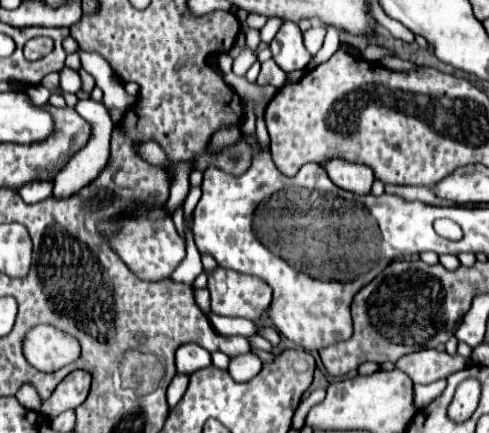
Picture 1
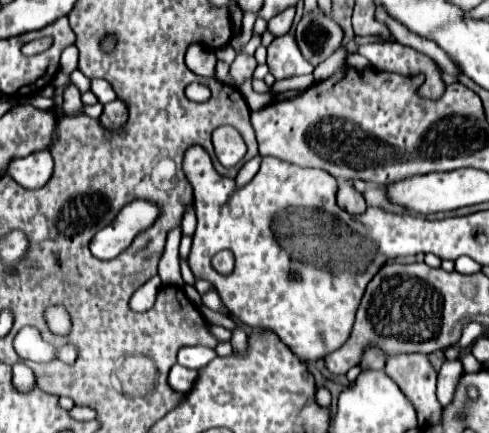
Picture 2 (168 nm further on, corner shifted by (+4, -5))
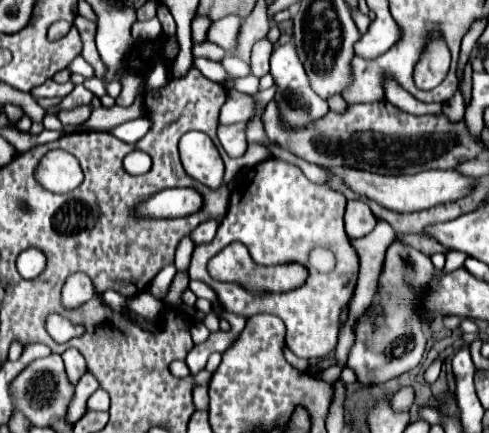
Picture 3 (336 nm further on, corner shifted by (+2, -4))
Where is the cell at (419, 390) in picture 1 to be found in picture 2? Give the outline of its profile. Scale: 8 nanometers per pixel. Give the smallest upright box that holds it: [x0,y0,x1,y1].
[438,360,464,406]

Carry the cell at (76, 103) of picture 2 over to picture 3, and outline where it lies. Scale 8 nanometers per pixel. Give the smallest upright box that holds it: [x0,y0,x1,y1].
[58,105,92,125]

